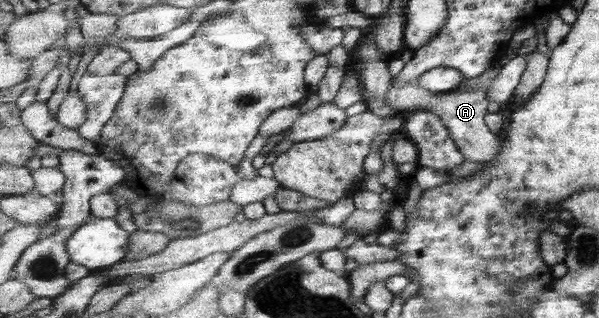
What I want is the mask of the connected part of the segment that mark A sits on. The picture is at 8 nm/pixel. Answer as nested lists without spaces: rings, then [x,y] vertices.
[[[499,63],[487,71],[481,77],[481,83],[476,89],[460,89],[455,92],[433,92],[421,88],[421,79],[409,84],[401,84],[398,77],[394,77],[391,90],[387,94],[391,109],[395,113],[413,112],[413,111],[433,111],[441,117],[452,133],[452,138],[456,139],[457,146],[463,151],[465,160],[470,162],[491,163],[499,159],[499,151],[503,147],[503,140],[499,139],[499,134],[495,135],[487,125],[486,118],[489,116],[489,89],[493,87],[495,79],[499,72],[505,67],[504,63]]]

